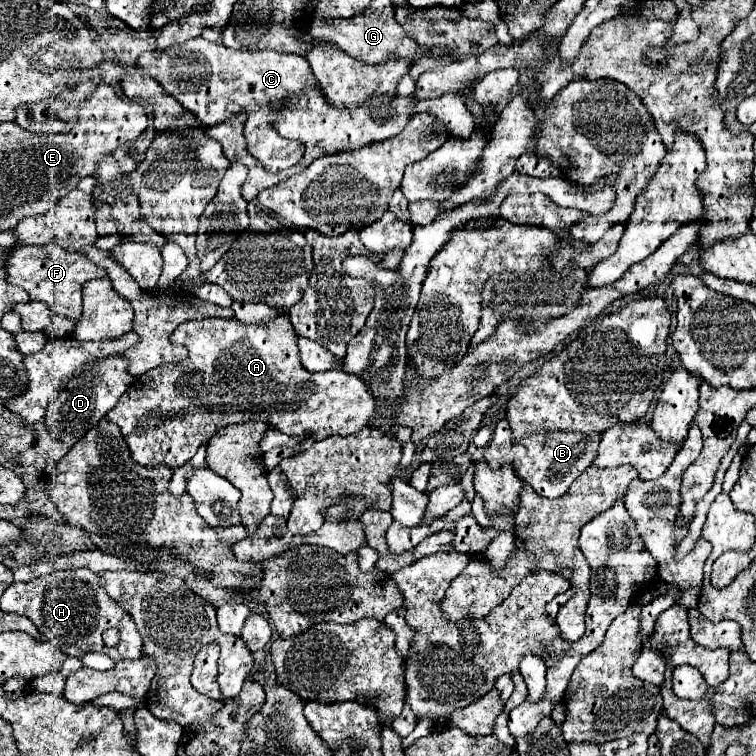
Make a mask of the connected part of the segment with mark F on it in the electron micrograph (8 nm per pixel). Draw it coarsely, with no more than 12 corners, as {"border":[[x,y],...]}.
{"border":[[17,246],[5,278],[53,314],[81,318],[81,290],[103,278],[82,252]]}

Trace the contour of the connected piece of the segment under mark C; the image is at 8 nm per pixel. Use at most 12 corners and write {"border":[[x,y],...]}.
{"border":[[199,36],[137,66],[203,126],[247,112],[265,170],[303,158],[273,130],[319,88],[307,58]]}

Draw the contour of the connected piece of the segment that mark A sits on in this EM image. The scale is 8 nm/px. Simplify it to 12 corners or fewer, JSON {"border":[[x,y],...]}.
{"border":[[285,310],[191,320],[181,364],[107,412],[133,460],[183,466],[229,424],[355,434],[379,402],[301,366]]}

